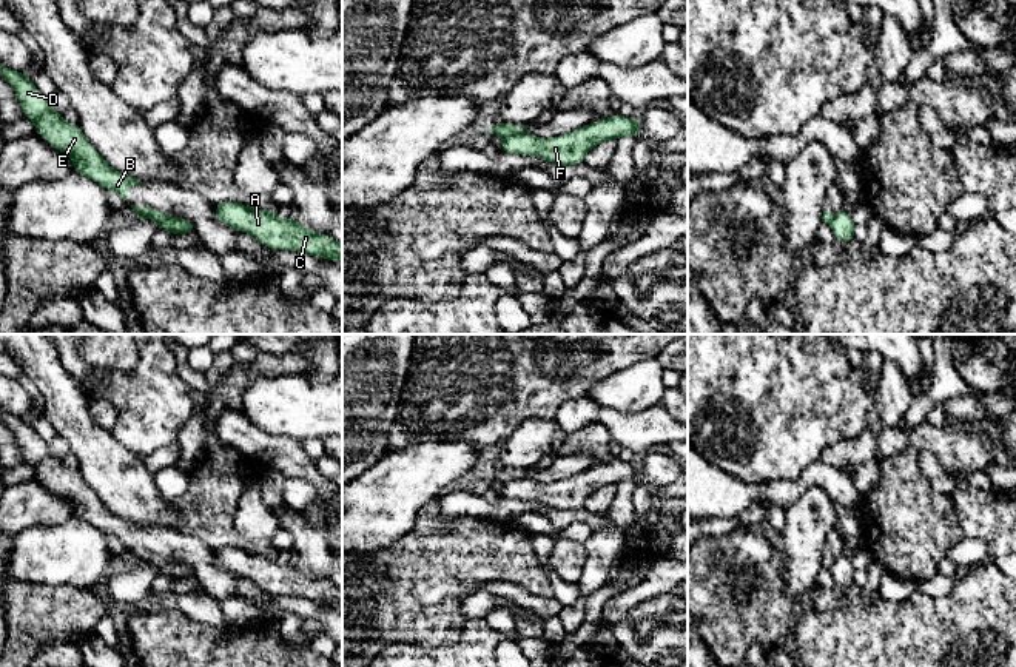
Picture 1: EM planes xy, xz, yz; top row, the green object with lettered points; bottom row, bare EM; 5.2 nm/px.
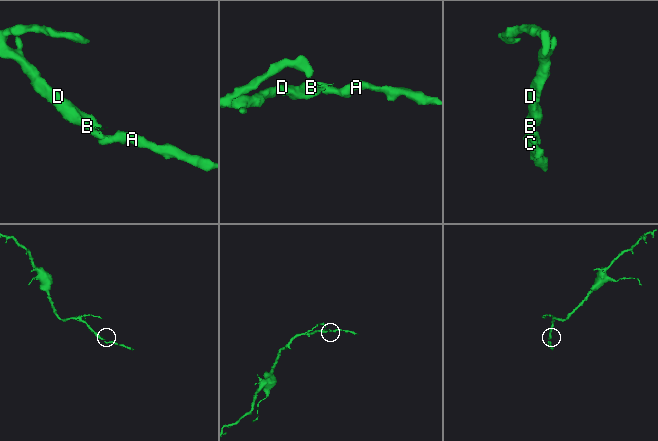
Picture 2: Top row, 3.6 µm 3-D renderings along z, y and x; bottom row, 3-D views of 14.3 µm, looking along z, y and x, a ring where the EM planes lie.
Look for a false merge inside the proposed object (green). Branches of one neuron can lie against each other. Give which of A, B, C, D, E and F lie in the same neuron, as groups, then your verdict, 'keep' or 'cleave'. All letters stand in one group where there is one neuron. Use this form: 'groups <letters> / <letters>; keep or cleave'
groups A C F / B D E; cleave

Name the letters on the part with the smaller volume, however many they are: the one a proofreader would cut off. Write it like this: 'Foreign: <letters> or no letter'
Foreign: A, C, F

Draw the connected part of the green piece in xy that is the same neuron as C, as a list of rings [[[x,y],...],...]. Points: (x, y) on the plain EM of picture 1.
[[[233,545],[219,547],[214,553],[219,567],[254,581],[270,595],[301,596],[325,605],[342,605],[342,587],[302,571],[296,562],[279,564],[274,555],[256,555]]]

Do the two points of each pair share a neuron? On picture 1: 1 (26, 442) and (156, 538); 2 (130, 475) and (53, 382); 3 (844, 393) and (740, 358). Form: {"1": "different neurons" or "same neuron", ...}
{"1": "same neuron", "2": "same neuron", "3": "same neuron"}

